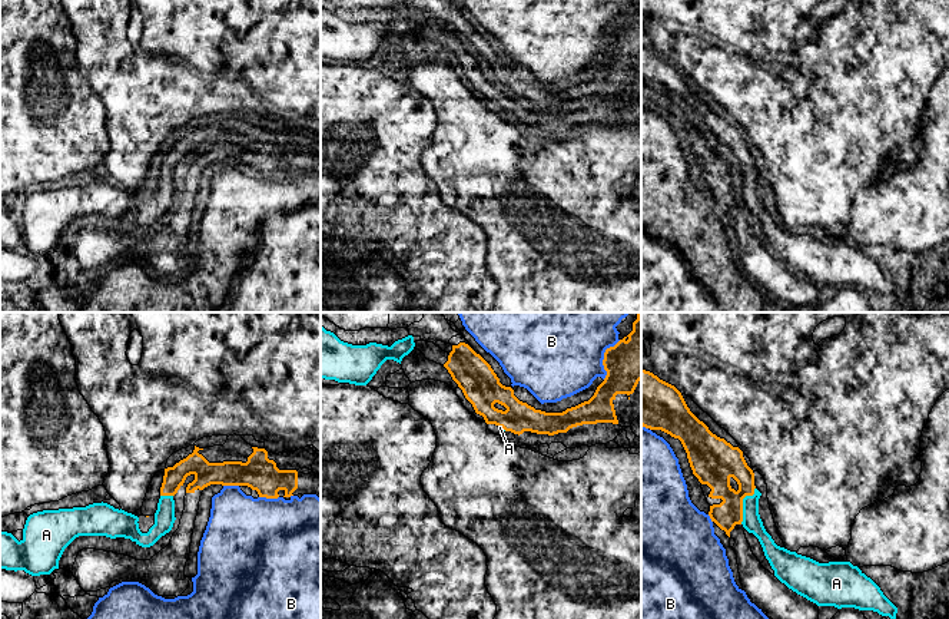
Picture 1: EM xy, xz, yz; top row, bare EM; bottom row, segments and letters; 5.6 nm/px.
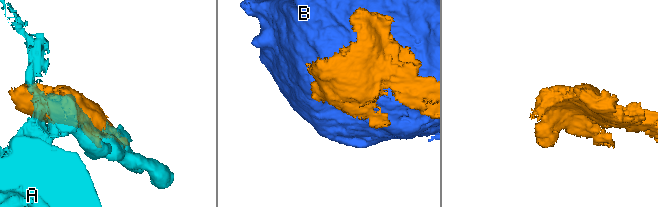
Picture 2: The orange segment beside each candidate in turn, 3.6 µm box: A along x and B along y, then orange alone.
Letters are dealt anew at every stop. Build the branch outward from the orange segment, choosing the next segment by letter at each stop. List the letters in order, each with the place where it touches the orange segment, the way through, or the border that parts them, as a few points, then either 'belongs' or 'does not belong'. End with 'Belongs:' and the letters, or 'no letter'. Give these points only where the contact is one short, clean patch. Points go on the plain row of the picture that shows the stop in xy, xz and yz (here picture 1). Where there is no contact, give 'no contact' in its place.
A: contact yz (742, 182); does not belong
B: contact xz (604, 36); does not belong
Belongs: no letter

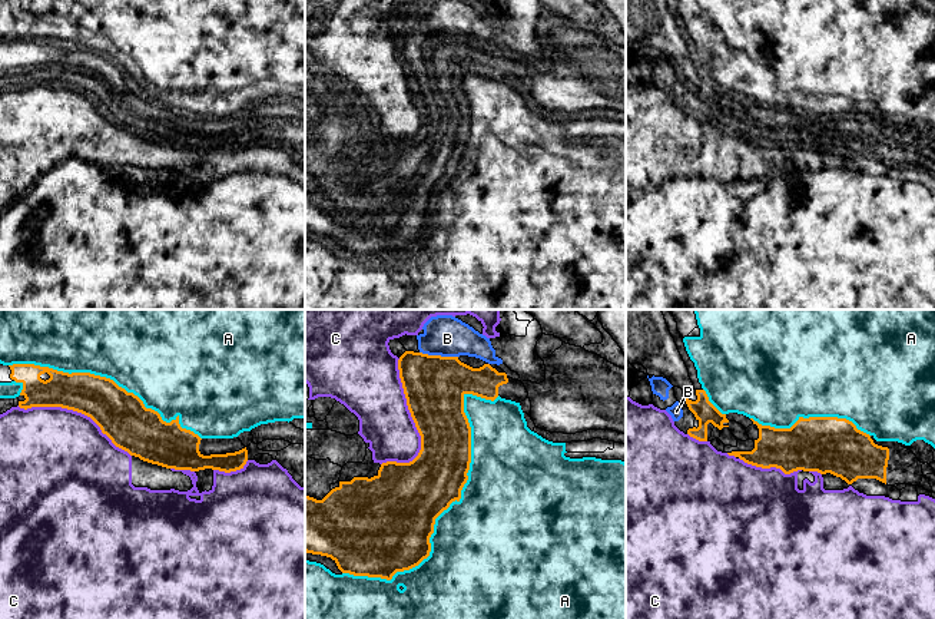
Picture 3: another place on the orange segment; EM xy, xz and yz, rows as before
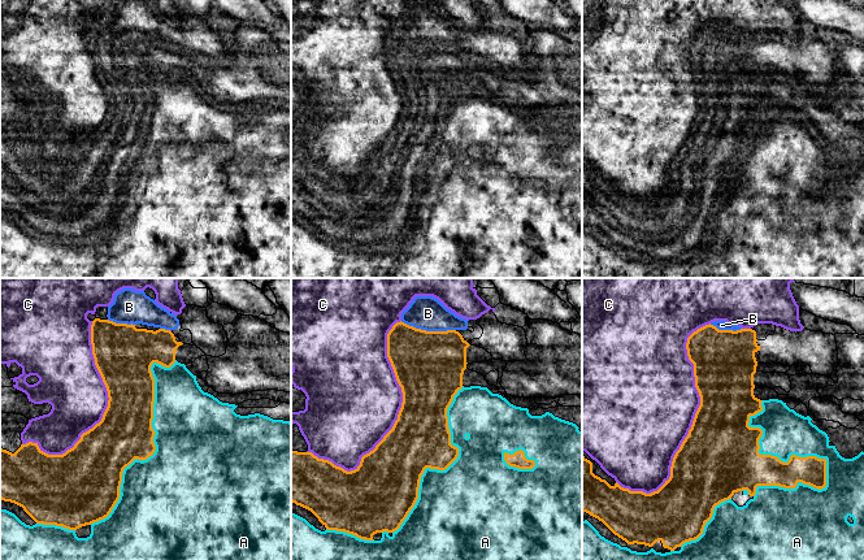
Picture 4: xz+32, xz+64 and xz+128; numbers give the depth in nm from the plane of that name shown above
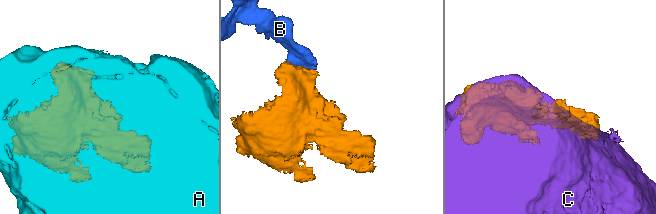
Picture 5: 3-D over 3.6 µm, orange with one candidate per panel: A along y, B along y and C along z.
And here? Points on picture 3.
A: contact xz (454, 179); belongs
B: contact xz (438, 35); border xz (420, 30), (457, 36); does not belong
C: contact xz (415, 103); does not belong
Belongs: A

